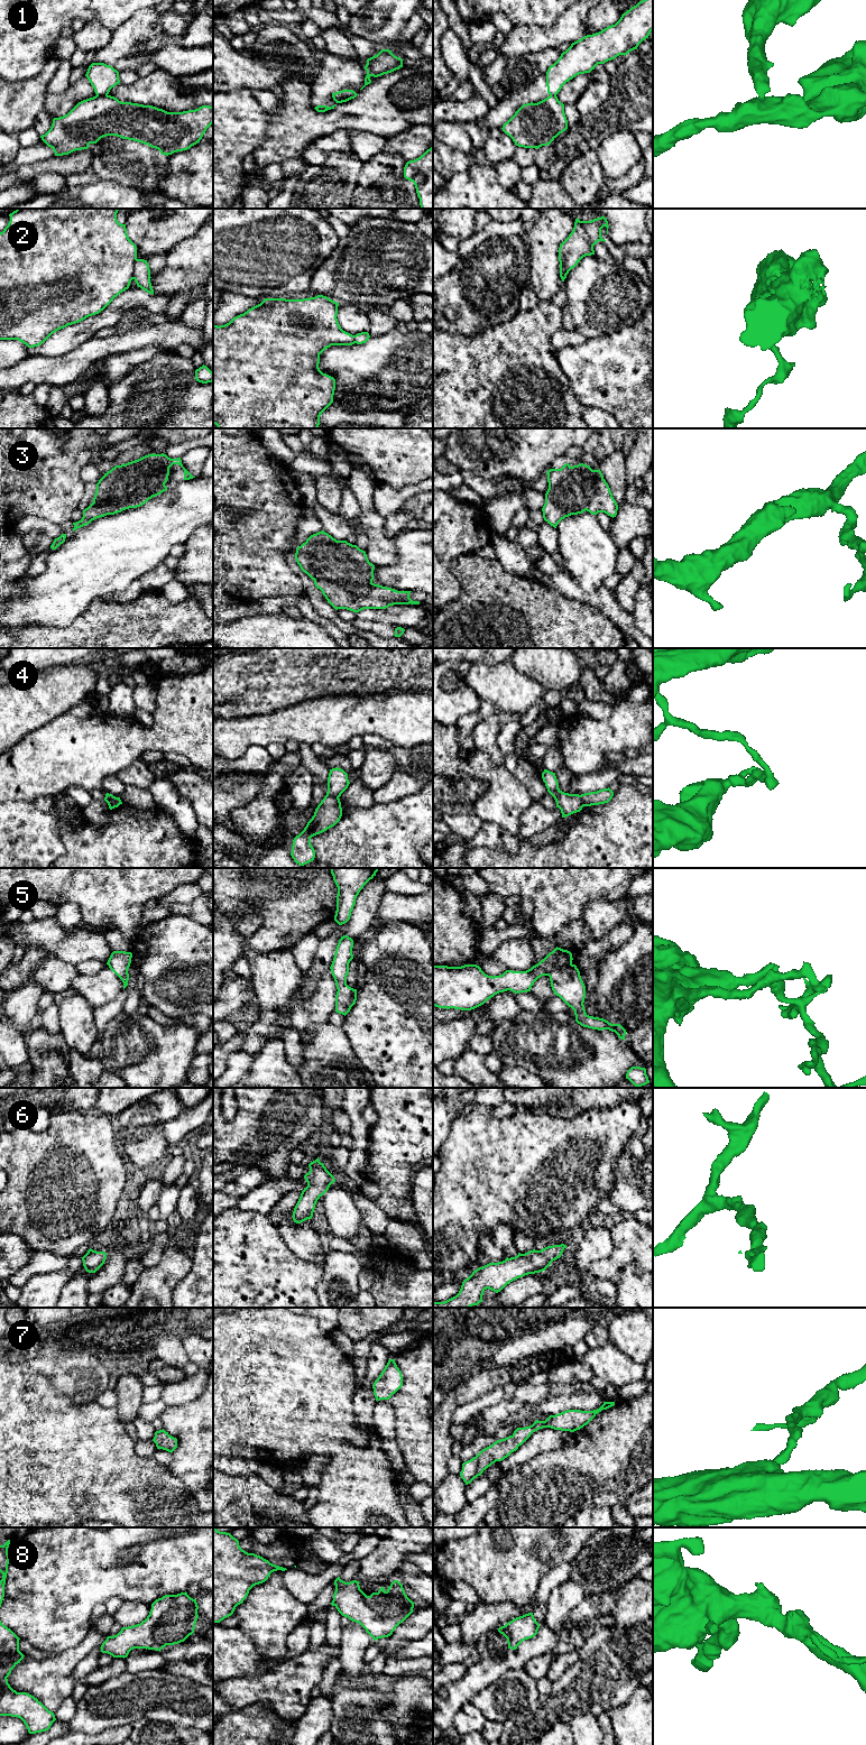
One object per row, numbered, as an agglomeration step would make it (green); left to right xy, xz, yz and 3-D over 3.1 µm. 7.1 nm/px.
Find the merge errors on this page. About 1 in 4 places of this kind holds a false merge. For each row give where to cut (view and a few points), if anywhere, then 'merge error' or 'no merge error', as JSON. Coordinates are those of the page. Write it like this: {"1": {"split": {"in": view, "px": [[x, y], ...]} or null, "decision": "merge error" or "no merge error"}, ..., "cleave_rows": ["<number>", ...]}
{"1": {"split": {"in": "xy", "px": [[97, 94], [107, 95]]}, "decision": "merge error"}, "2": {"split": {"in": "xy", "px": [[137, 259], [134, 266], [132, 278]]}, "decision": "merge error"}, "3": {"split": null, "decision": "no merge error"}, "4": {"split": {"in": "xz", "px": [[326, 794], [338, 797]]}, "decision": "merge error"}, "5": {"split": null, "decision": "no merge error"}, "6": {"split": null, "decision": "no merge error"}, "7": {"split": null, "decision": "no merge error"}, "8": {"split": null, "decision": "no merge error"}, "cleave_rows": ["1", "2", "4"]}

